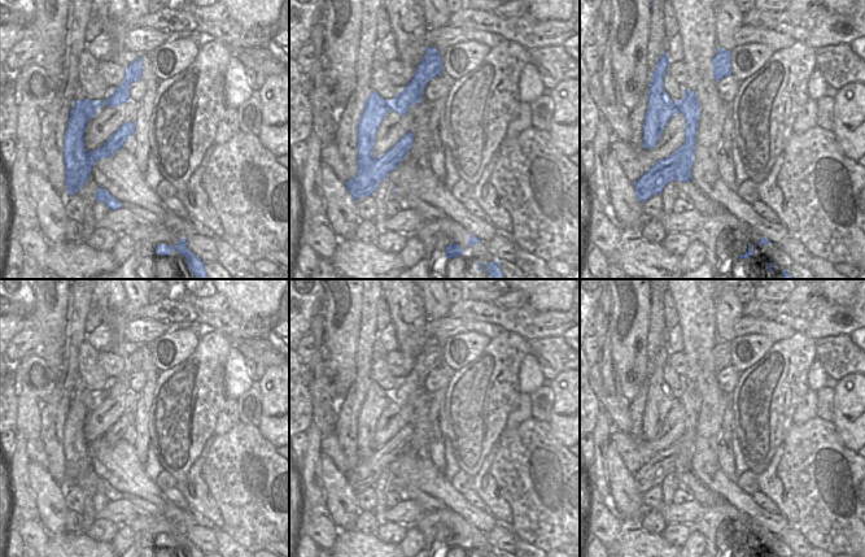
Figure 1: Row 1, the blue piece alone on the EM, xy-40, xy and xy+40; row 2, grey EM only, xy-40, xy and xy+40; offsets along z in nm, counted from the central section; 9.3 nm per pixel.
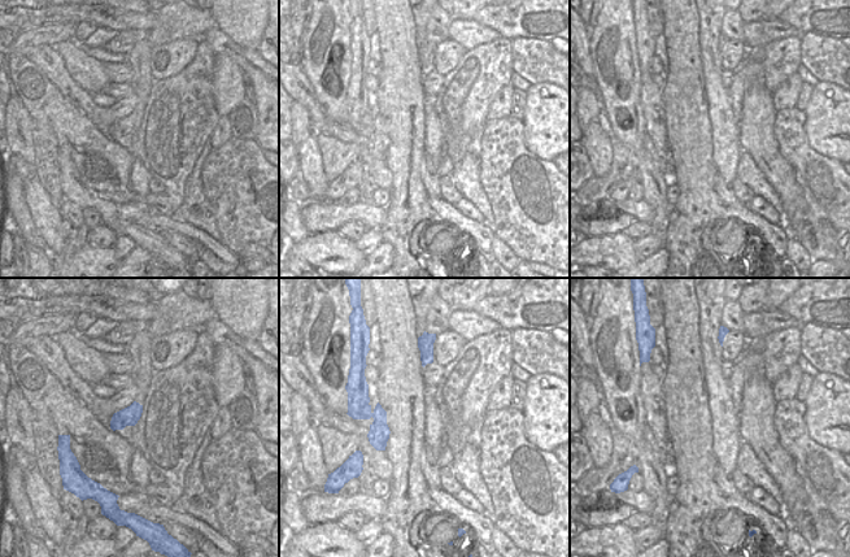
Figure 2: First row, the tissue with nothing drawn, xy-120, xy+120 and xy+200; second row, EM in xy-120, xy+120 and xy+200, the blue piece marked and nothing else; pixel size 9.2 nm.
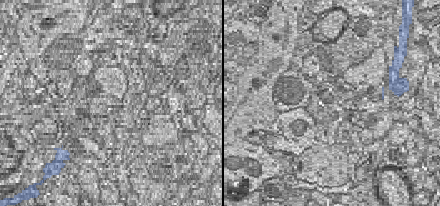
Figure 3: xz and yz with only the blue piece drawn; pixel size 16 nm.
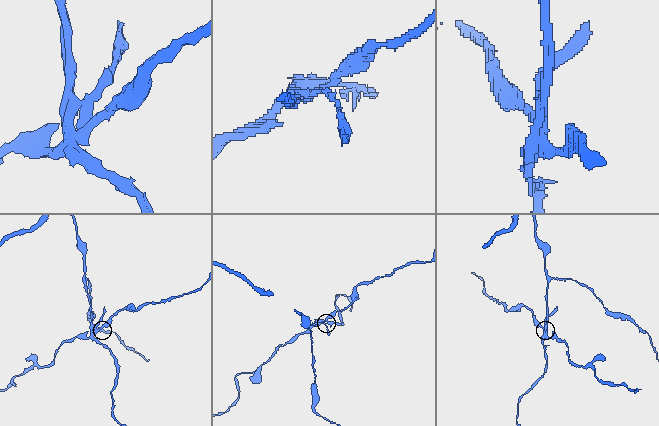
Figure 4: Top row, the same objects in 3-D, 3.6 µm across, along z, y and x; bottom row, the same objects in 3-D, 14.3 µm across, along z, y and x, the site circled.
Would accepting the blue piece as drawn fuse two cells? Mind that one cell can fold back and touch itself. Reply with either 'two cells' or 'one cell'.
two cells

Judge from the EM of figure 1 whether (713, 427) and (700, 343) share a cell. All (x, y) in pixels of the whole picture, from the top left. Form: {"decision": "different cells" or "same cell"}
{"decision": "same cell"}

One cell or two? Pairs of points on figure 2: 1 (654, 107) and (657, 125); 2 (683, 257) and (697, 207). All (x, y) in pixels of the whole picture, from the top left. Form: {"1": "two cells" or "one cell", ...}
{"1": "one cell", "2": "one cell"}

